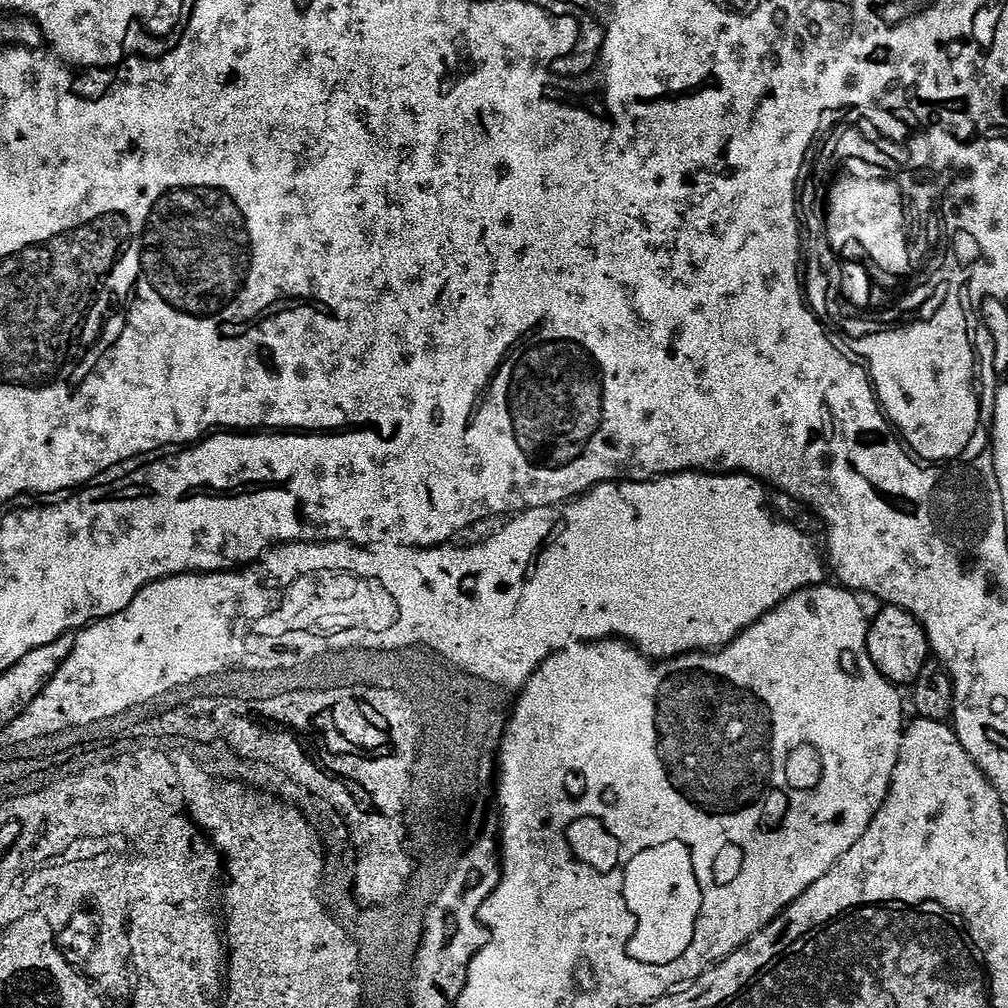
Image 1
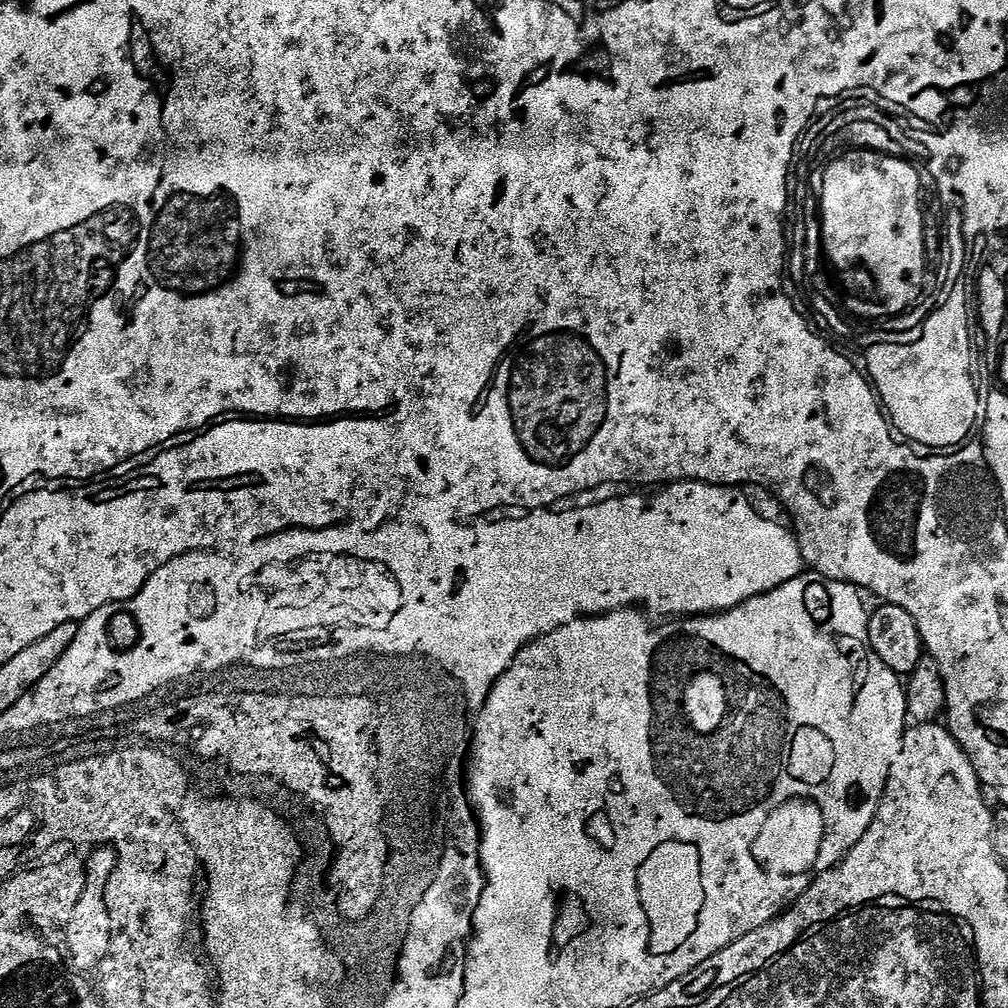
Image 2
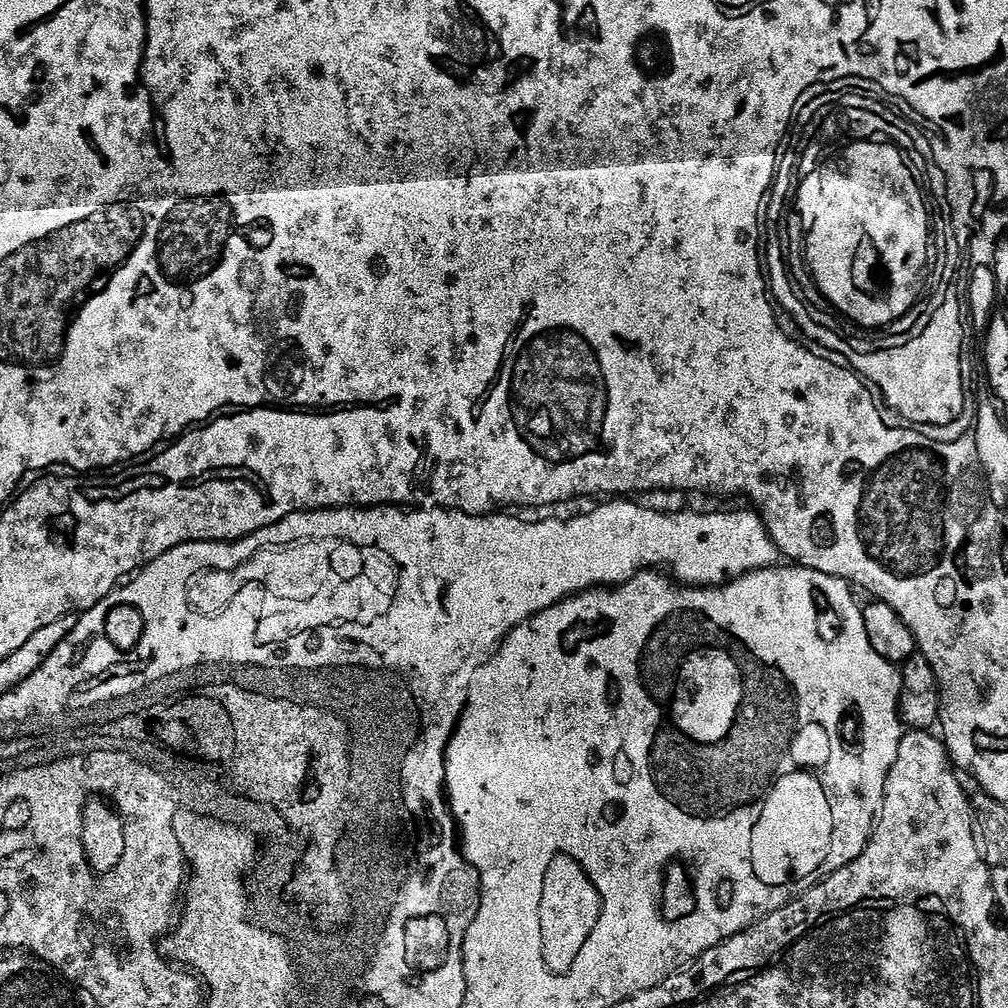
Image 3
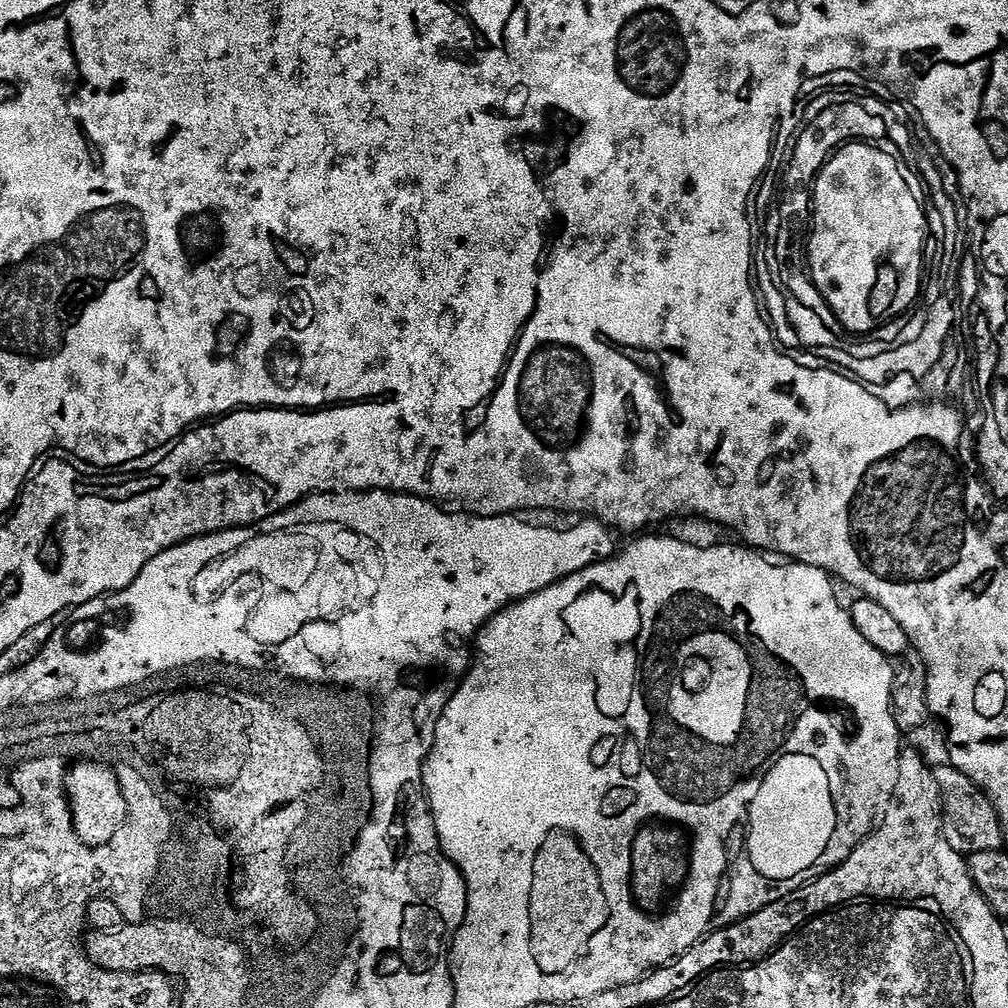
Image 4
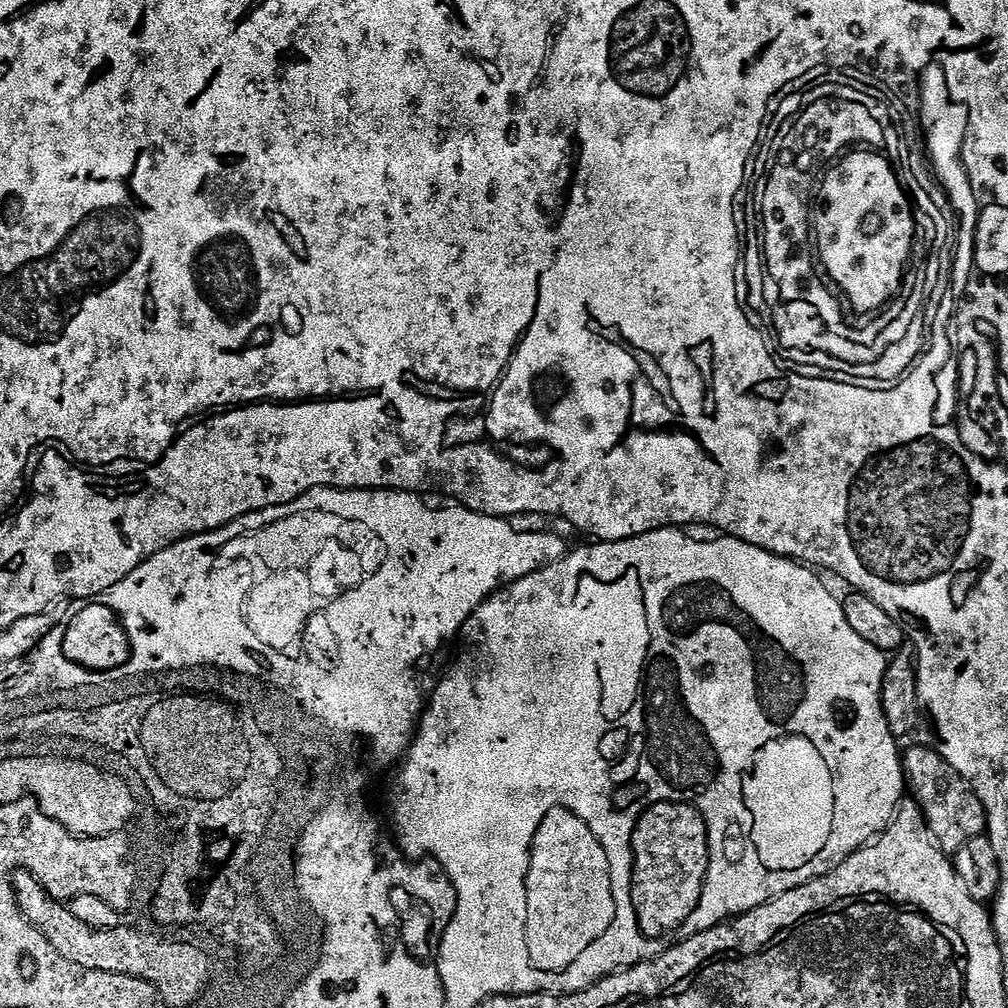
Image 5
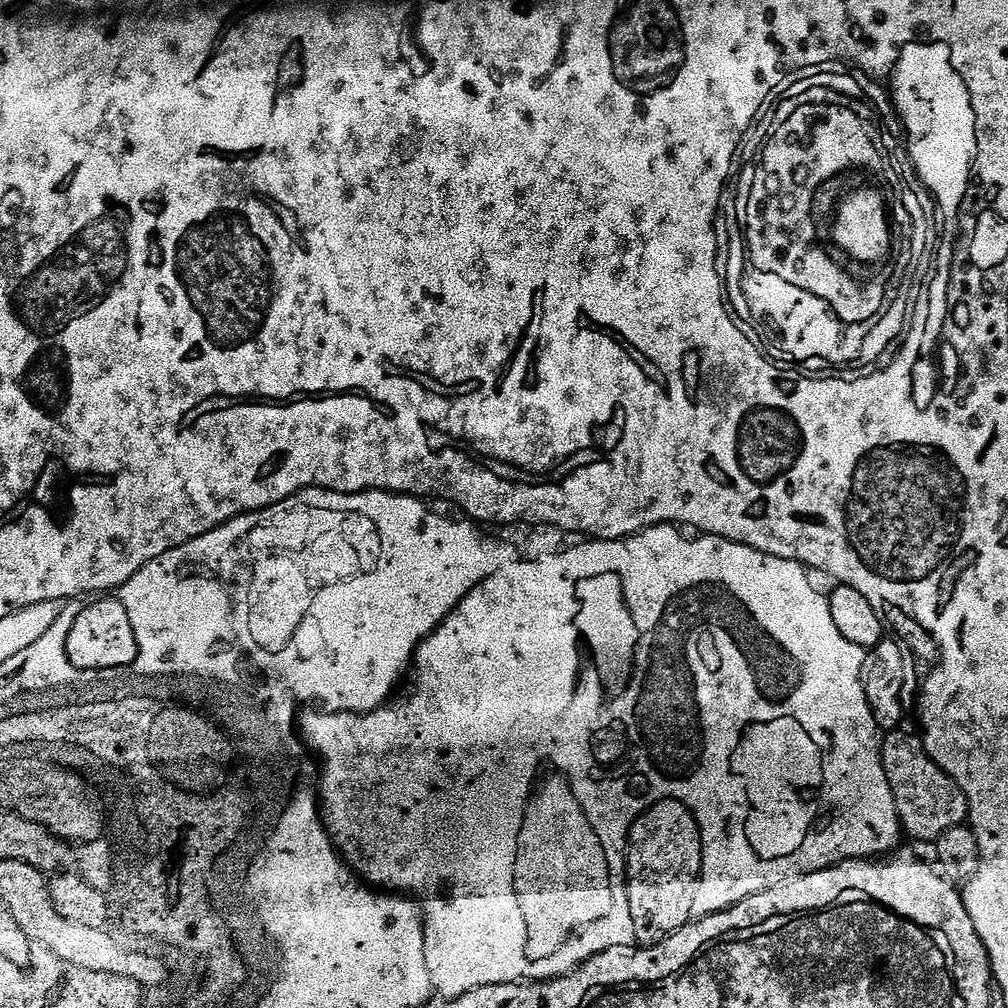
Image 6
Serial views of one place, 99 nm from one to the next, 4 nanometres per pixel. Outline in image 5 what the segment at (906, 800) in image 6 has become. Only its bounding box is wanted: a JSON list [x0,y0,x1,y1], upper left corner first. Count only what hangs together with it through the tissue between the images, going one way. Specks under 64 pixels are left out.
[903,747,988,854]

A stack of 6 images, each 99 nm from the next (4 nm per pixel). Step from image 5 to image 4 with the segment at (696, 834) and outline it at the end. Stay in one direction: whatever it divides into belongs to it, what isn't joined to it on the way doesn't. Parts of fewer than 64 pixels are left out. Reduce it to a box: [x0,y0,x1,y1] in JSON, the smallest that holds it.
[632,826,690,914]

